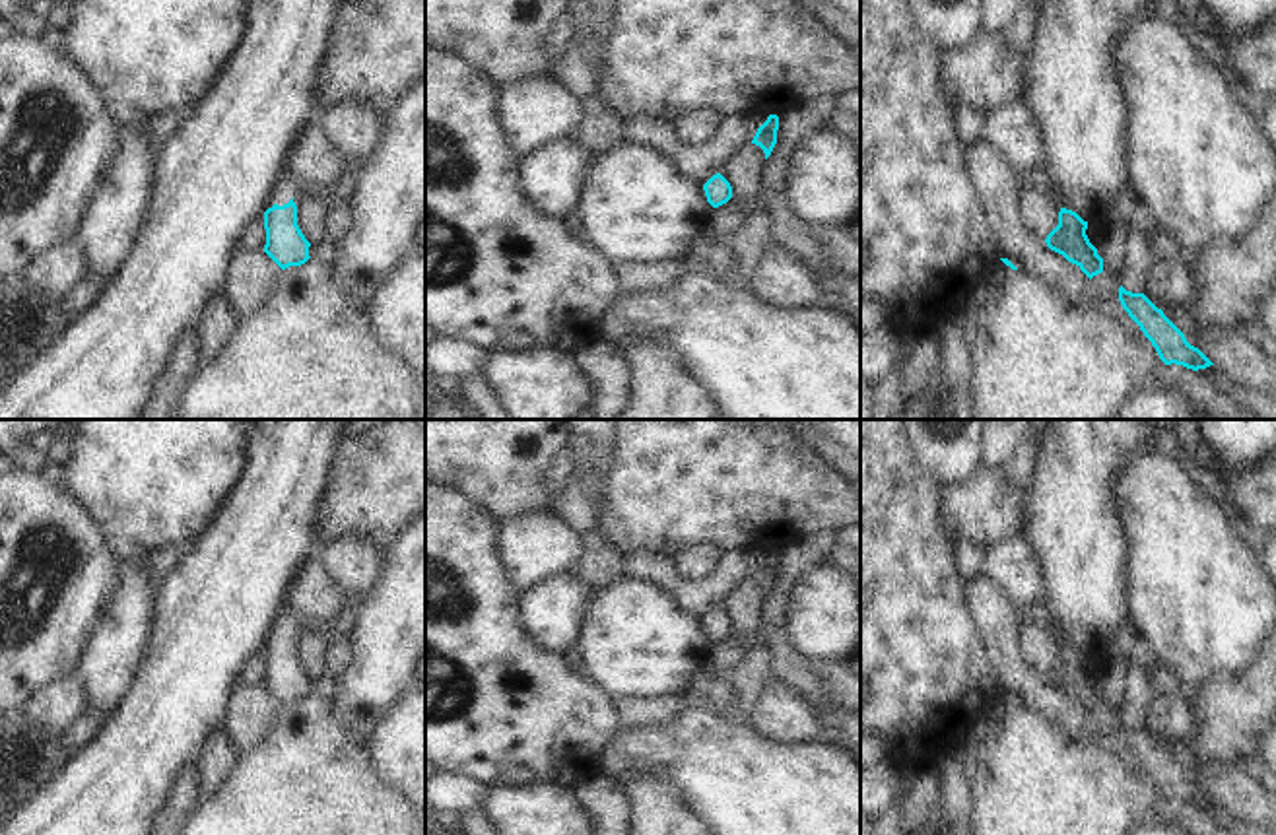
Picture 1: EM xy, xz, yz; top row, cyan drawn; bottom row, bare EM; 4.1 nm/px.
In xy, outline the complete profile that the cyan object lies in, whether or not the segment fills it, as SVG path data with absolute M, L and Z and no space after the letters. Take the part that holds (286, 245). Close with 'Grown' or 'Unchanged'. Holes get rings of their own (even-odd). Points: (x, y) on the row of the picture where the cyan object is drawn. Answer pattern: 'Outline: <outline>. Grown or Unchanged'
Outline: M280 179L274 186L274 206L264 212L264 252L282 268L301 266L309 256L311 243L297 225L295 186Z. Grown.

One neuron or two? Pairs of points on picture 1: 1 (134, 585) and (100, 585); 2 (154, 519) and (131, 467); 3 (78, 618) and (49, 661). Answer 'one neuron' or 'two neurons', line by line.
1: two neurons
2: one neuron
3: one neuron

